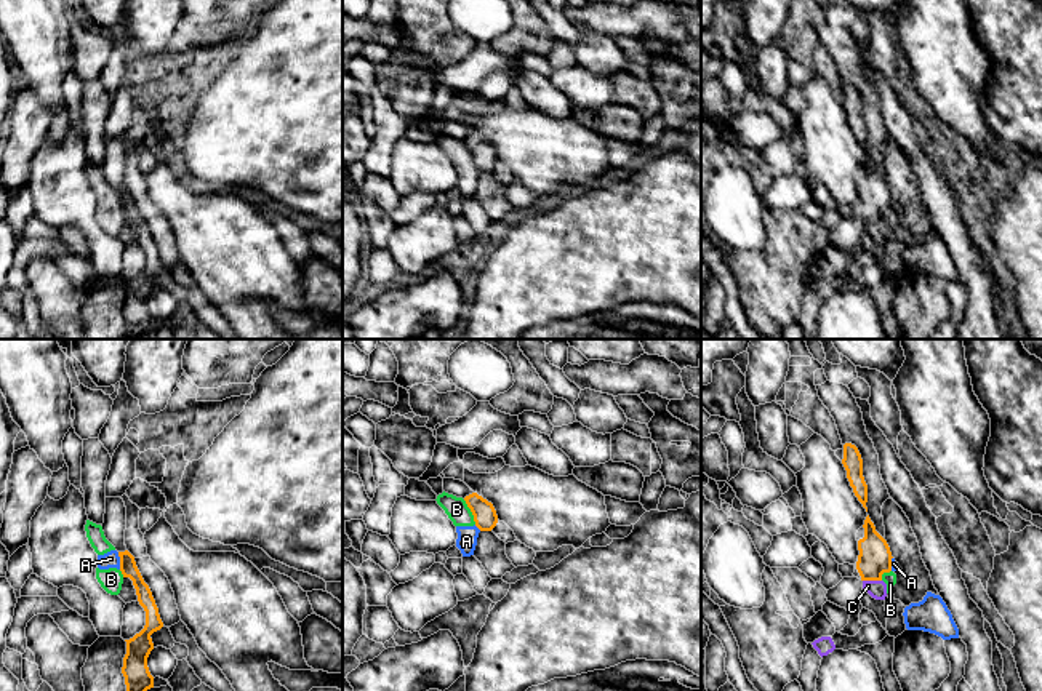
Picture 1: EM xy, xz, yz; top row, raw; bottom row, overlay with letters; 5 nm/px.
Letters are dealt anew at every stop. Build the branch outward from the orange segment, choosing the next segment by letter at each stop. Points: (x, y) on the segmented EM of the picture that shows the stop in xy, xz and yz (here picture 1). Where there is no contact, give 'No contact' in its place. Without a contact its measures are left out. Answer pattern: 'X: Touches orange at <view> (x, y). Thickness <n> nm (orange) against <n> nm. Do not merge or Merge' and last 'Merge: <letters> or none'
A: Touches orange at xy (120, 560). Thickness 90 nm (orange) against 80 nm. Do not merge
B: Touches orange at xz (471, 511). Thickness 120 nm (orange) against 120 nm. Do not merge
C: Touches orange at yz (873, 579). Thickness 170 nm (orange) against 100 nm. Do not merge
Merge: none

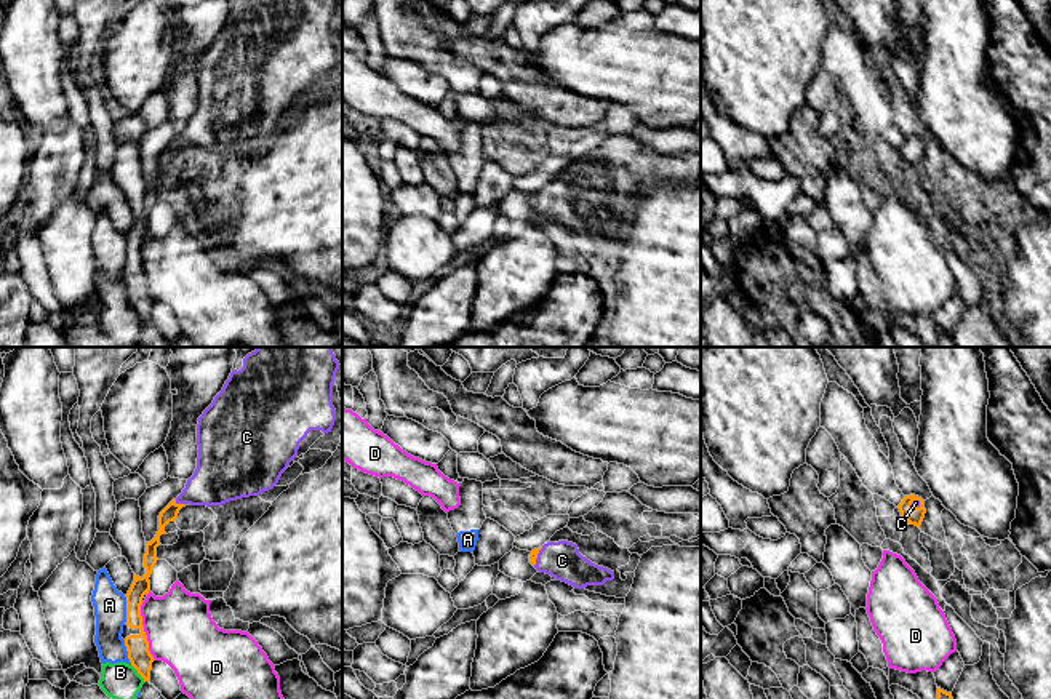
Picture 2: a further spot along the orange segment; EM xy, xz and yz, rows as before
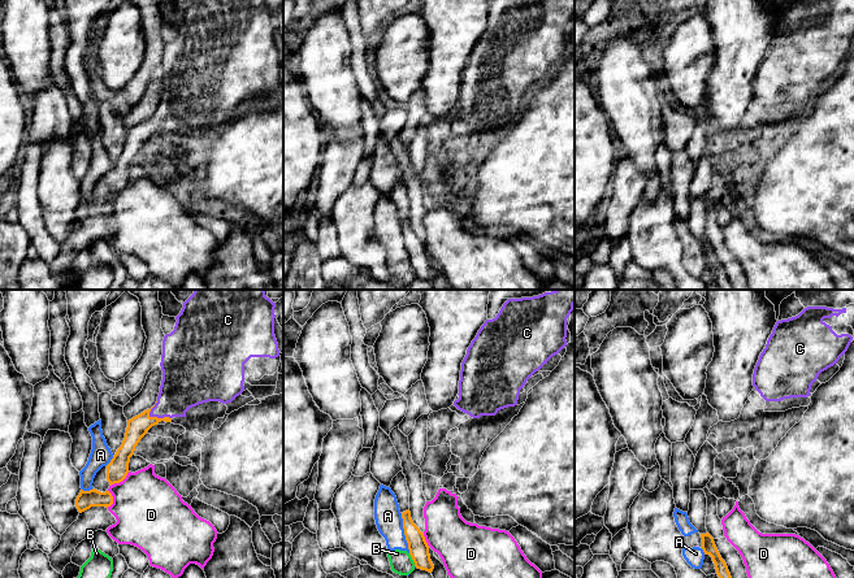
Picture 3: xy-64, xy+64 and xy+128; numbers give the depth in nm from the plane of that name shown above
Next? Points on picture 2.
A: Touches orange at xy (127, 608). Thickness 120 nm (orange) against 160 nm. Do not merge
B: Touches orange at xy (138, 672). Thickness 120 nm (orange) against 180 nm. Do not merge
C: Touches orange at xy (179, 504). Thickness 80 nm (orange) against 260 nm. Merge
D: Touches orange at xy (143, 631). Thickness 120 nm (orange) against 340 nm. Do not merge
Merge: C

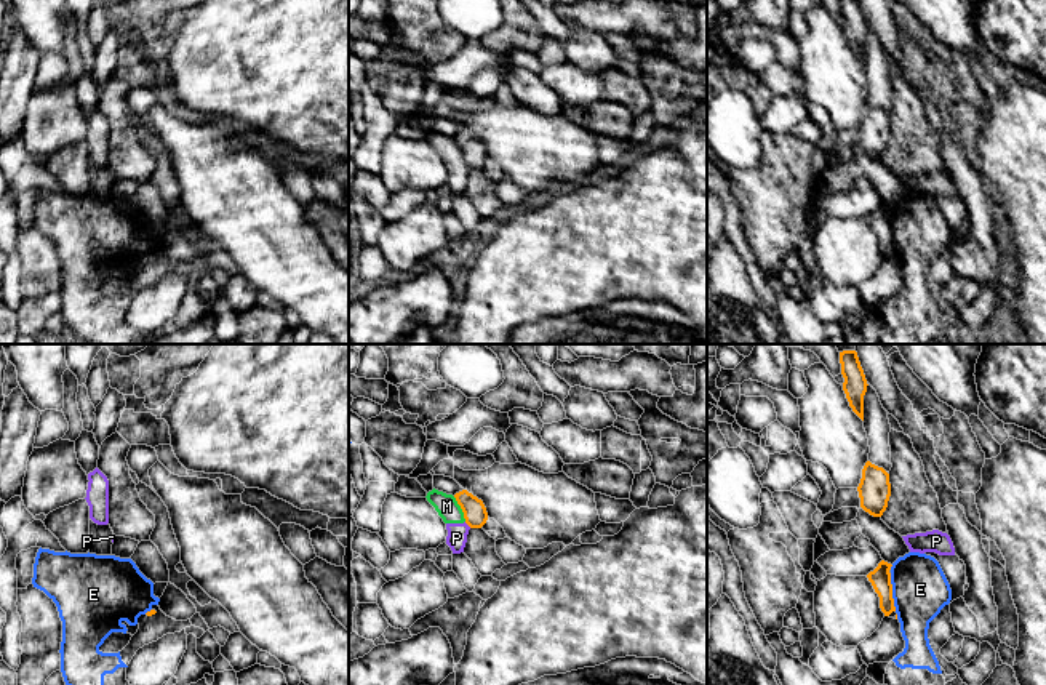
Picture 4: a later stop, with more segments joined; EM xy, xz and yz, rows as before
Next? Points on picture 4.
E: Touches orange at yz (891, 592). Thickness 110 nm (orange) against 280 nm. Do not merge
M: Touches orange at xz (461, 508). Thickness 120 nm (orange) against 120 nm. Do not merge
P: Touches orange at xz (467, 524). Thickness 120 nm (orange) against 100 nm. Do not merge
Merge: none

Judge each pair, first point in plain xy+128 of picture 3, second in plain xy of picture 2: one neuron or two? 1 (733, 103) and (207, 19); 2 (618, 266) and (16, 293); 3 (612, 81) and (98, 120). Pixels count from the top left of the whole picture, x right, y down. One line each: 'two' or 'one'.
1: one
2: two
3: two

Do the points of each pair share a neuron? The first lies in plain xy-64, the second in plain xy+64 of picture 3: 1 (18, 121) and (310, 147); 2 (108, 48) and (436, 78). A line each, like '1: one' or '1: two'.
1: one
2: two

